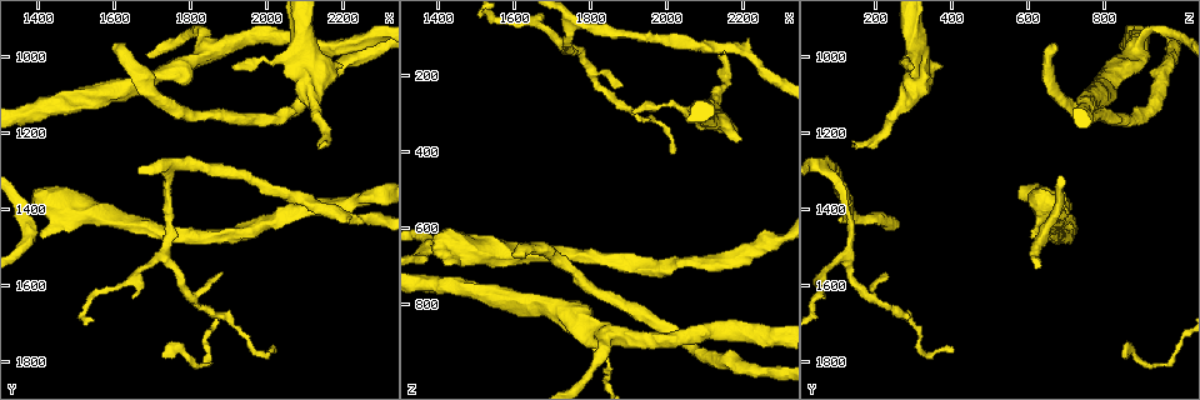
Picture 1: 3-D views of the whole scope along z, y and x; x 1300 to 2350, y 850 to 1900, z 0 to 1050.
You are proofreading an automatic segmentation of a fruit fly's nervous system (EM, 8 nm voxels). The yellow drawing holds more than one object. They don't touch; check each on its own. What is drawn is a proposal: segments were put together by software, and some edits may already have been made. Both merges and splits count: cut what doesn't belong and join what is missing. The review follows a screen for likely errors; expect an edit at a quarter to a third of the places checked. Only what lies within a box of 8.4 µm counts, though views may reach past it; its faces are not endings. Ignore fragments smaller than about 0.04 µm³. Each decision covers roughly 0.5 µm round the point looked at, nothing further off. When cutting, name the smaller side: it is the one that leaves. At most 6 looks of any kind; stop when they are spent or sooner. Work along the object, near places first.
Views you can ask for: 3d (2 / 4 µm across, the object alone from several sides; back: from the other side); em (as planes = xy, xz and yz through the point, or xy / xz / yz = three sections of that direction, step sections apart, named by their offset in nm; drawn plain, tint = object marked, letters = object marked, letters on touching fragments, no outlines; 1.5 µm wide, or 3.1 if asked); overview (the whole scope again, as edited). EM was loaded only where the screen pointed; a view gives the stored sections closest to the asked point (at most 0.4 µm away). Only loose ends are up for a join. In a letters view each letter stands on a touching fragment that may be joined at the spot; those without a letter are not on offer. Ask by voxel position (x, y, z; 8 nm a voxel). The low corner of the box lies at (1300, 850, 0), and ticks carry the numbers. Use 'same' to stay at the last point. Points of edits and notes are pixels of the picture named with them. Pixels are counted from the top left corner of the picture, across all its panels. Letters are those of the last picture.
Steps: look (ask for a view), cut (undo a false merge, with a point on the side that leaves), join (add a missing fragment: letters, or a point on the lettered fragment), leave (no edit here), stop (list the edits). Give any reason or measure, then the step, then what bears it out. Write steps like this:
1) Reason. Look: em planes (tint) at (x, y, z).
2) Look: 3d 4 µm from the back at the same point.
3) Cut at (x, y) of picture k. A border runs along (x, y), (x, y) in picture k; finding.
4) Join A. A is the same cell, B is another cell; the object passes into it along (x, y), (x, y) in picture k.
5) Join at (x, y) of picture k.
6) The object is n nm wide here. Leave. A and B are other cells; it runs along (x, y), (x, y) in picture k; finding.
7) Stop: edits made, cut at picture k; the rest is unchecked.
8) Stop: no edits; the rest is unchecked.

An open end. Look: 3d 2 µm at (1615, 960, 665).

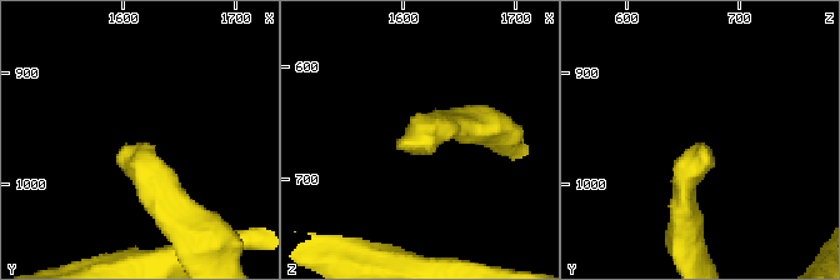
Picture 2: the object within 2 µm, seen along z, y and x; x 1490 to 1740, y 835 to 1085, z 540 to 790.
Look: em planes (letters) at (1614, 960, 670).

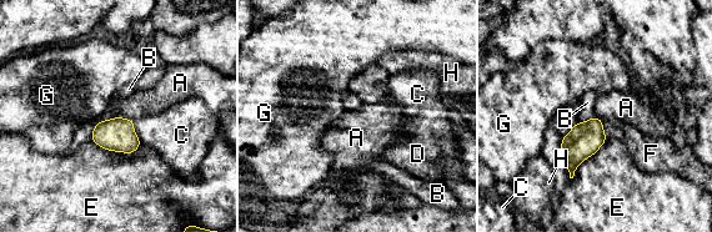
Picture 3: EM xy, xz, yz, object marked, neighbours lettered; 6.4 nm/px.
The longest contact is with E, 320 nm. Join at (638, 145) of picture 3. F is the same cell, A, B, C, D, E, G and H are other cells; the object passes into it along (585, 139), (603, 130), (638, 145) in picture 3; the cell continues.

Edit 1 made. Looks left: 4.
Look: overview.

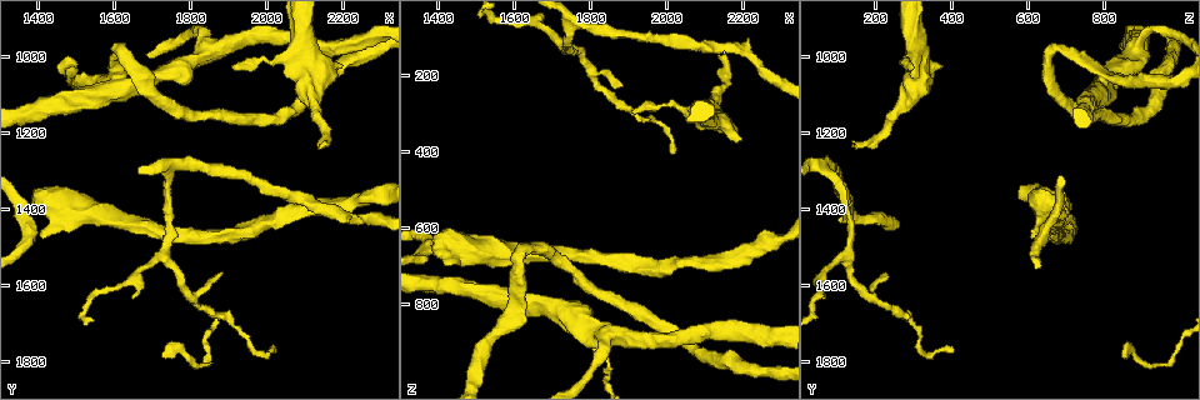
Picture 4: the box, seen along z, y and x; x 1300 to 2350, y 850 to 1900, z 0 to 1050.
Look: em planes (tint) at (1905, 1030, 295).

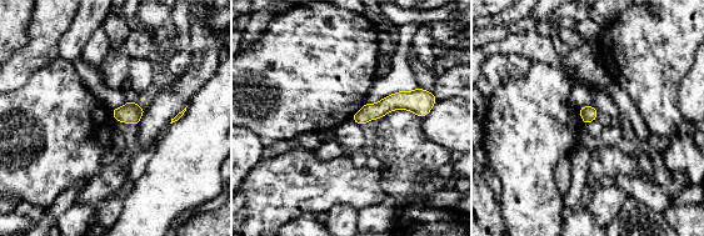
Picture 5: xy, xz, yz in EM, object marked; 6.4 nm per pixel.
See the neighbours. Look: em planes (letters) at the same point.

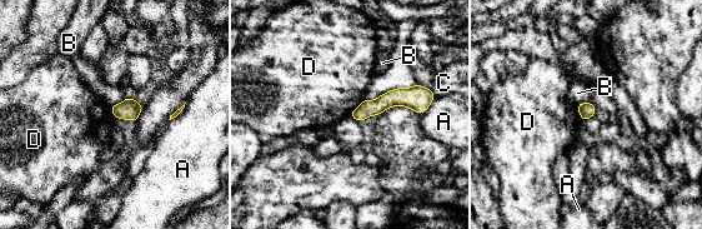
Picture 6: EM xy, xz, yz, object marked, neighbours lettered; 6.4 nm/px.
Leave. A, B, C and D are other cells; a border runs along (364, 99), (349, 114) in picture 6; no lettered fragment goes on from it.

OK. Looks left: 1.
Stop: edits made, join at picture 3; the rest is unchecked.

